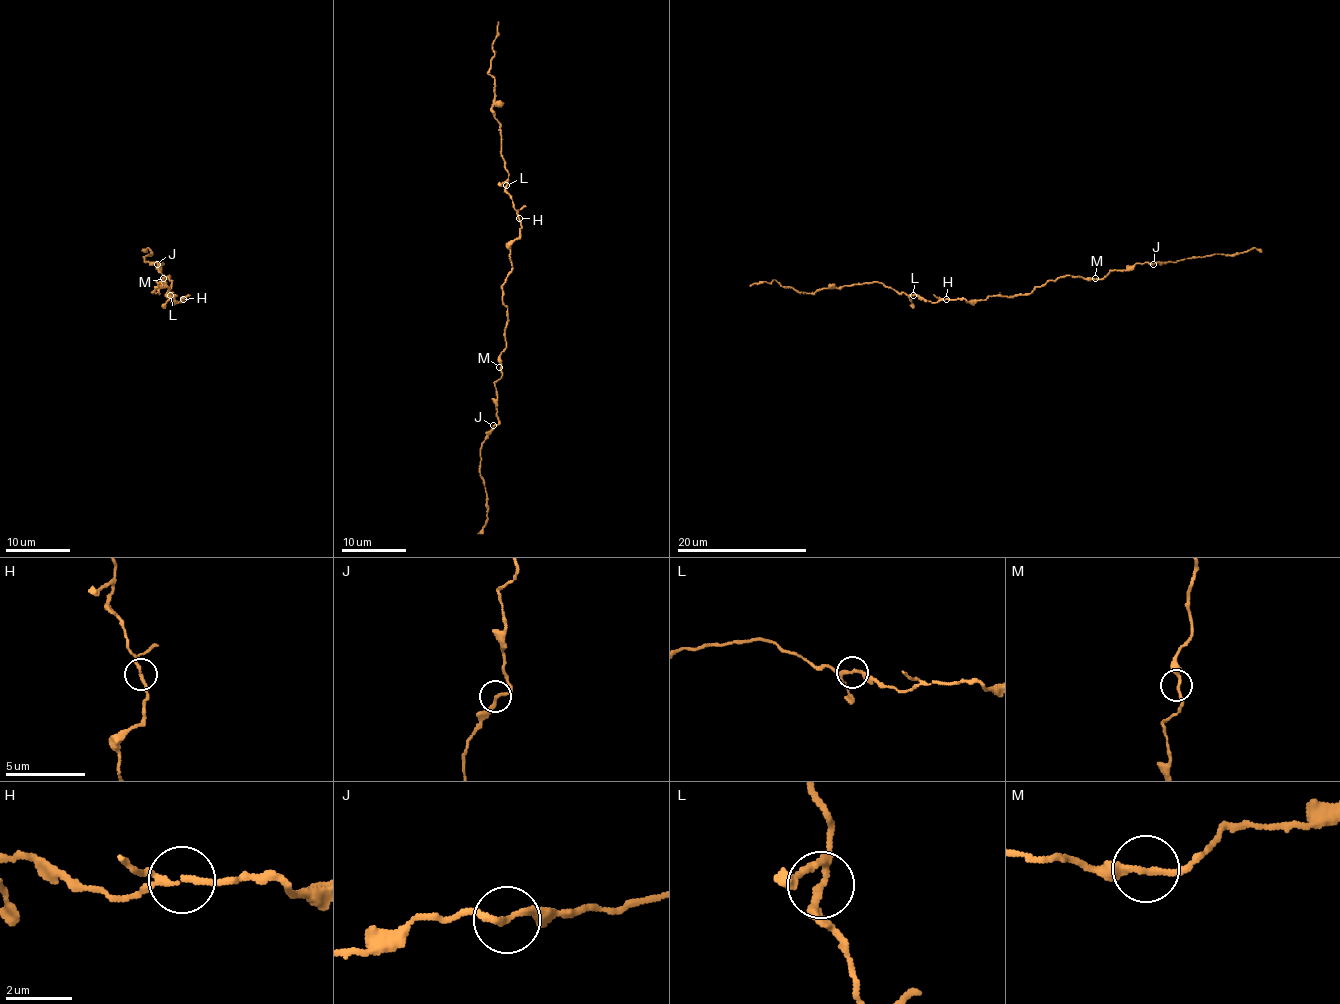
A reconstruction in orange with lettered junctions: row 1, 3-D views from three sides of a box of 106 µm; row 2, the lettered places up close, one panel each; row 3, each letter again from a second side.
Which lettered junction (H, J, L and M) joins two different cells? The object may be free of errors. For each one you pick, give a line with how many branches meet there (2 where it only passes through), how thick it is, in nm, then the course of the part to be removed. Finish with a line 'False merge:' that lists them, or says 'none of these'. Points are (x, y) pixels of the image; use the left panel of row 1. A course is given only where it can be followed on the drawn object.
False merge: none of these

